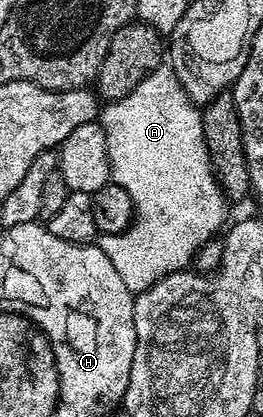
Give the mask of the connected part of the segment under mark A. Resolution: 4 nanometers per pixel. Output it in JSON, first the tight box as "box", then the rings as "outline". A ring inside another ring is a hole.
{"box":[97,67,229,294],"outline":[[[174,67],[155,68],[140,84],[133,86],[125,98],[110,101],[102,109],[101,123],[111,163],[111,180],[129,194],[135,214],[131,227],[119,236],[100,235],[97,247],[113,262],[127,289],[138,294],[161,278],[184,271],[194,261],[199,248],[224,231],[229,201],[211,170],[200,109],[187,96]]]}

